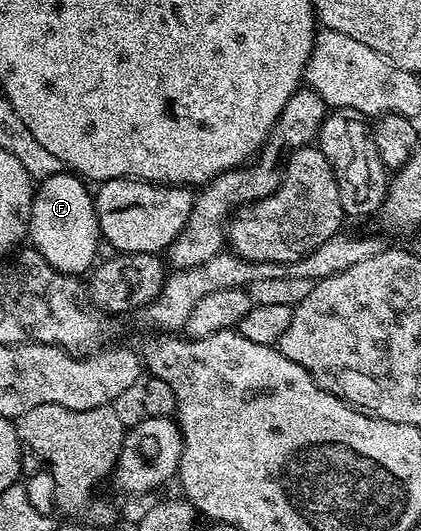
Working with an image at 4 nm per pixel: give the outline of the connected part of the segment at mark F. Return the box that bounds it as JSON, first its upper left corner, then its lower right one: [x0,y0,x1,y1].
[29,172,99,275]

